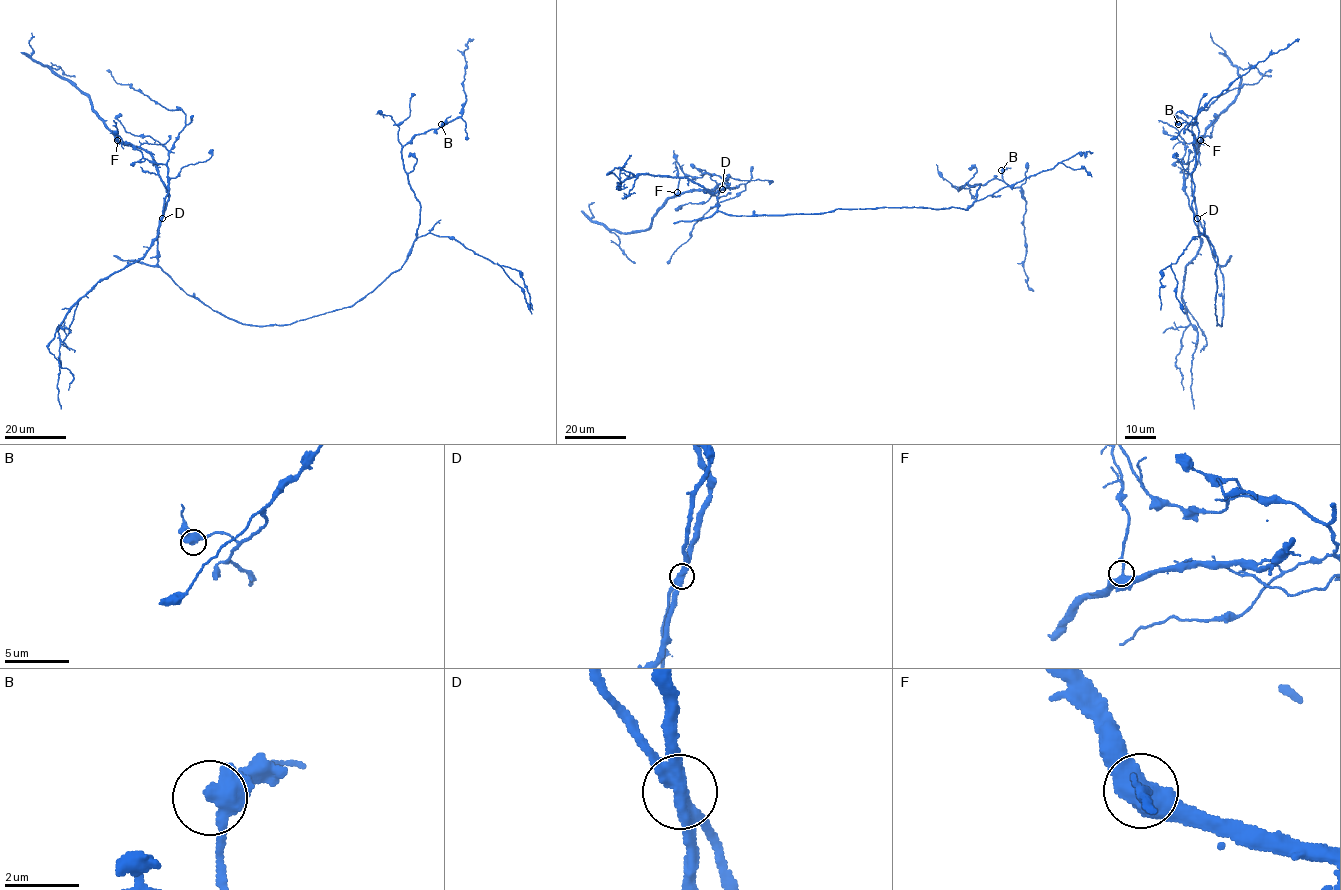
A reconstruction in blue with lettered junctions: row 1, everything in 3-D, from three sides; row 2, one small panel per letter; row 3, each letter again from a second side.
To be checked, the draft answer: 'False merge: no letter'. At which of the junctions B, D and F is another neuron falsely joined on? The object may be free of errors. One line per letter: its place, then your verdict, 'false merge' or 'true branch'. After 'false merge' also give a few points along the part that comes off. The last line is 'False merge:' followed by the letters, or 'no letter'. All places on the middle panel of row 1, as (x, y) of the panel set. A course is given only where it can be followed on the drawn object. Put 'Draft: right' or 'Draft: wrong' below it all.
B: (1001, 170) | true branch
D: (722, 189) | true branch
F: (677, 192) | true branch
False merge: no letter
Draft: right

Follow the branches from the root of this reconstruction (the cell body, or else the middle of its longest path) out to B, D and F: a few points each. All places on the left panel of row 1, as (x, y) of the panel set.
B: (285, 324), (350, 307), (401, 268), (416, 238), (420, 211), (403, 167), (401, 148), (415, 135), (441, 124)
D: (285, 324), (244, 325), (225, 317), (183, 291), (157, 264), (157, 228), (162, 218)
F: (285, 324), (228, 319), (163, 270), (157, 228), (167, 188), (149, 153), (117, 140)

